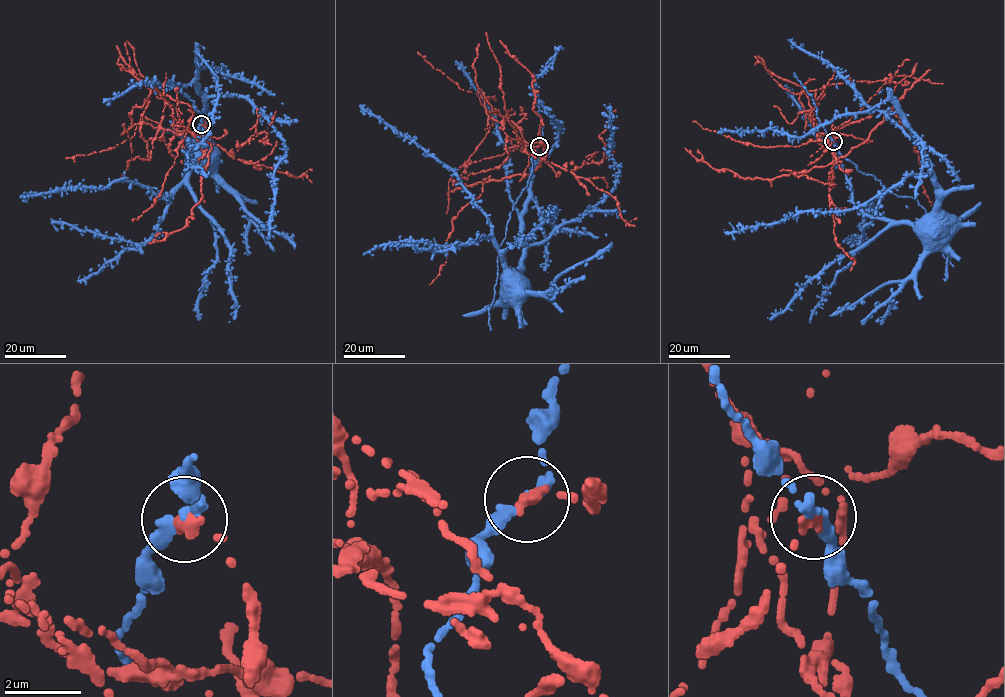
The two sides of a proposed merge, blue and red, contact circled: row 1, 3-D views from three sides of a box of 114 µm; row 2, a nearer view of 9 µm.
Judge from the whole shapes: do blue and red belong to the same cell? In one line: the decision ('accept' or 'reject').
reject

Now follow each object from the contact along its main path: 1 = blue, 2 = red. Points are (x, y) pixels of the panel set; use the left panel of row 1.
1: (201, 124), (197, 142), (187, 144), (185, 152), (181, 148), (191, 165)
2: (201, 124), (204, 155), (194, 133), (207, 136), (203, 116), (152, 87), (129, 113), (131, 158), (120, 179)

